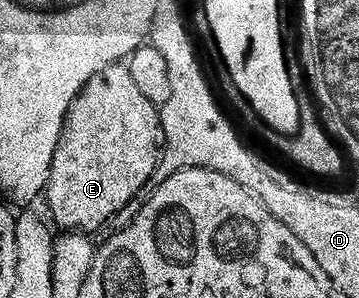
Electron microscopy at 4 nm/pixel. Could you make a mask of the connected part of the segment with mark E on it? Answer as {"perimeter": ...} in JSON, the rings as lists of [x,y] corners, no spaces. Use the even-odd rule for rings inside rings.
{"perimeter":[[[117,64],[106,68],[102,72],[98,72],[86,84],[86,88],[82,88],[82,92],[74,100],[74,104],[70,104],[68,115],[64,121],[64,127],[60,133],[58,140],[58,148],[54,152],[54,160],[52,167],[48,173],[48,188],[46,191],[46,199],[48,198],[48,210],[52,213],[51,221],[61,226],[64,232],[79,232],[89,236],[95,235],[95,230],[100,230],[115,214],[120,214],[140,193],[145,193],[144,185],[152,182],[154,172],[160,163],[160,155],[162,153],[162,143],[164,142],[164,123],[162,121],[161,111],[154,104],[150,104],[150,100],[146,100],[146,96],[142,96],[135,81],[130,77],[130,68],[127,64]]]}

